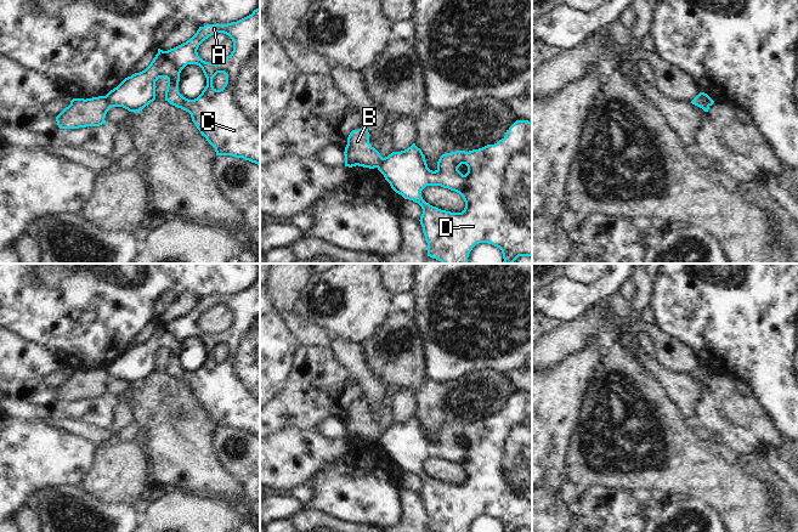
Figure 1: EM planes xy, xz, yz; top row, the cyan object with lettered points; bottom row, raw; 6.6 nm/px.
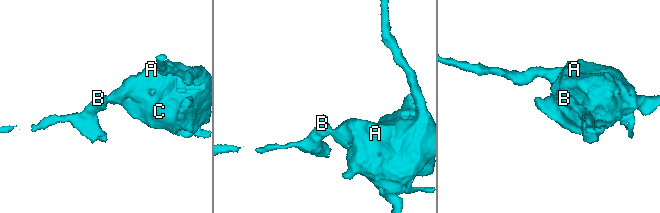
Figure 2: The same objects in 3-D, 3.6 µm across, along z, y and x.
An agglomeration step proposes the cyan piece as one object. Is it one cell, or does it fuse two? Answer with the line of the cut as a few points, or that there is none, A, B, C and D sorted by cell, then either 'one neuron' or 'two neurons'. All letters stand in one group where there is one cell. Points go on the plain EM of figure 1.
cut xy (105, 368), (109, 379); groups A C D / B; two neurons

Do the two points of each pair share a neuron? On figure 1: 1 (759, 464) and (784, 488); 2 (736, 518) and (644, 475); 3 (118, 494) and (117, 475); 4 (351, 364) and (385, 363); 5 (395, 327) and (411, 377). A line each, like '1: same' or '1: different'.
1: same
2: same
3: same
4: different
5: same

